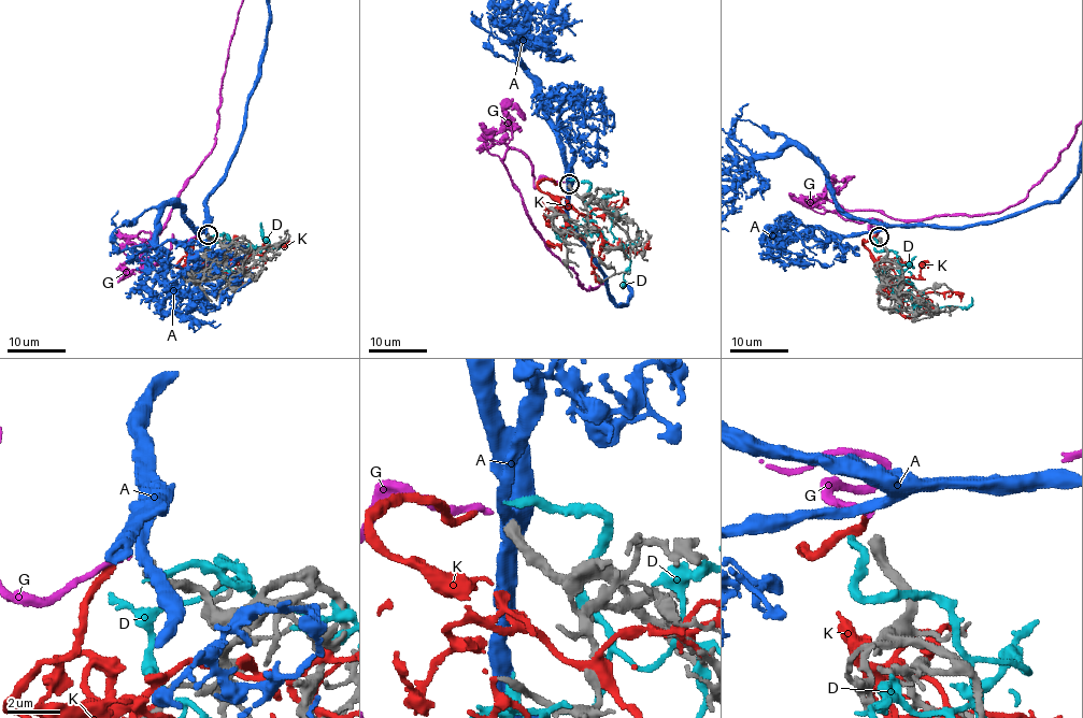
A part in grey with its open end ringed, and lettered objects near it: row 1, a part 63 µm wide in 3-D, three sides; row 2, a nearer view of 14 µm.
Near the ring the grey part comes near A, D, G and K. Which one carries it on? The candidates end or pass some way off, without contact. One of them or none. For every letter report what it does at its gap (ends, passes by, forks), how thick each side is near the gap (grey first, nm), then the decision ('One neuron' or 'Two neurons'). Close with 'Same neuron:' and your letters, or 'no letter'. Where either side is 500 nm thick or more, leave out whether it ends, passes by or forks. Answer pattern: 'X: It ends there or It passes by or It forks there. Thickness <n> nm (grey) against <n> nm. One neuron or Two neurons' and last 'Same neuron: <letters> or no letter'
A: It passes by. Thickness 420 nm (grey) against 360 nm. Two neurons
D: It ends there. Thickness 420 nm (grey) against 320 nm. Two neurons
G: It ends there. Thickness 420 nm (grey) against 240 nm. One neuron
K: It ends there. Thickness 420 nm (grey) against 280 nm. Two neurons
Same neuron: G

